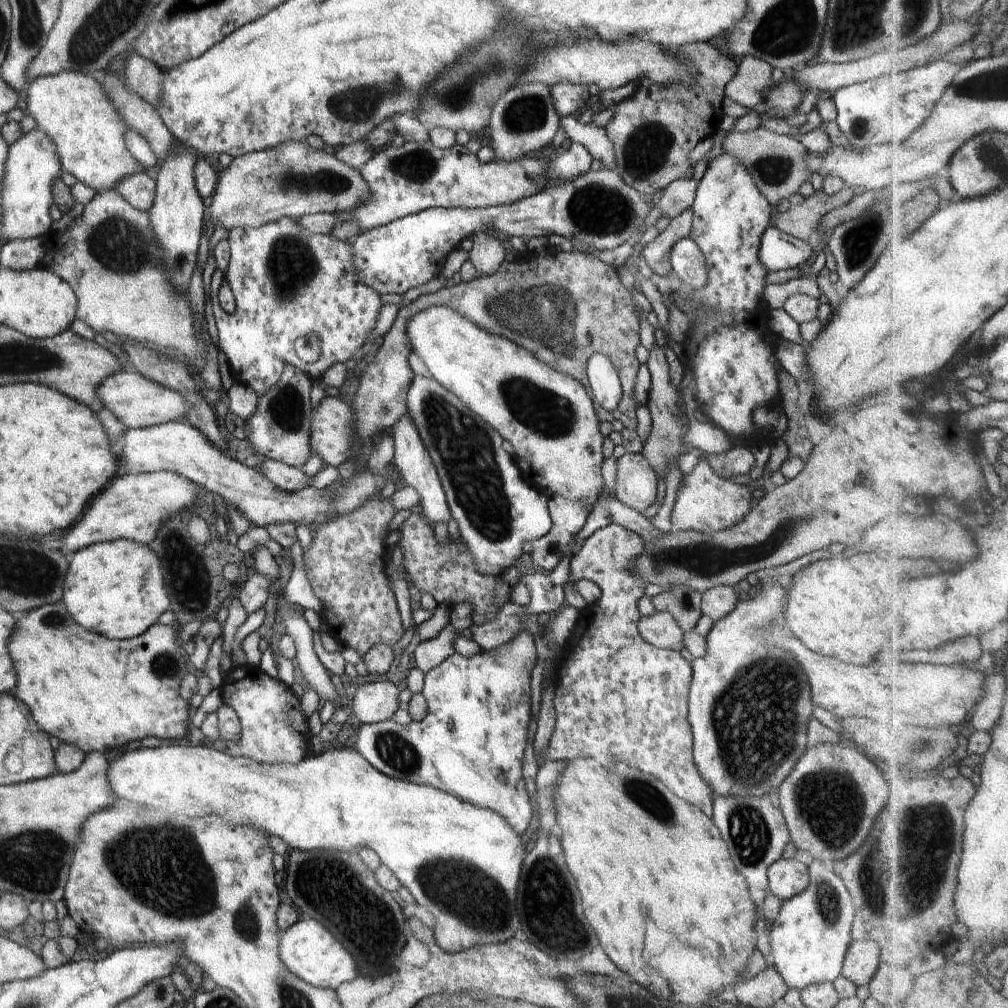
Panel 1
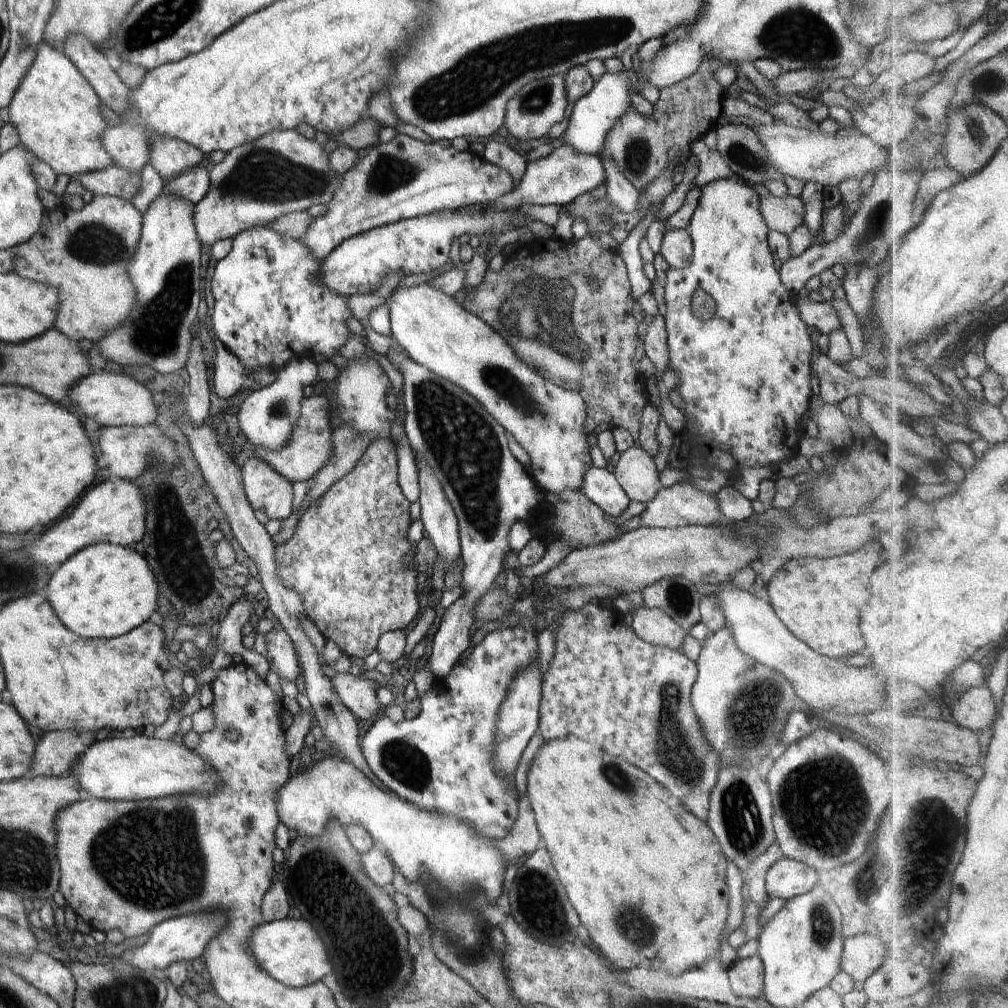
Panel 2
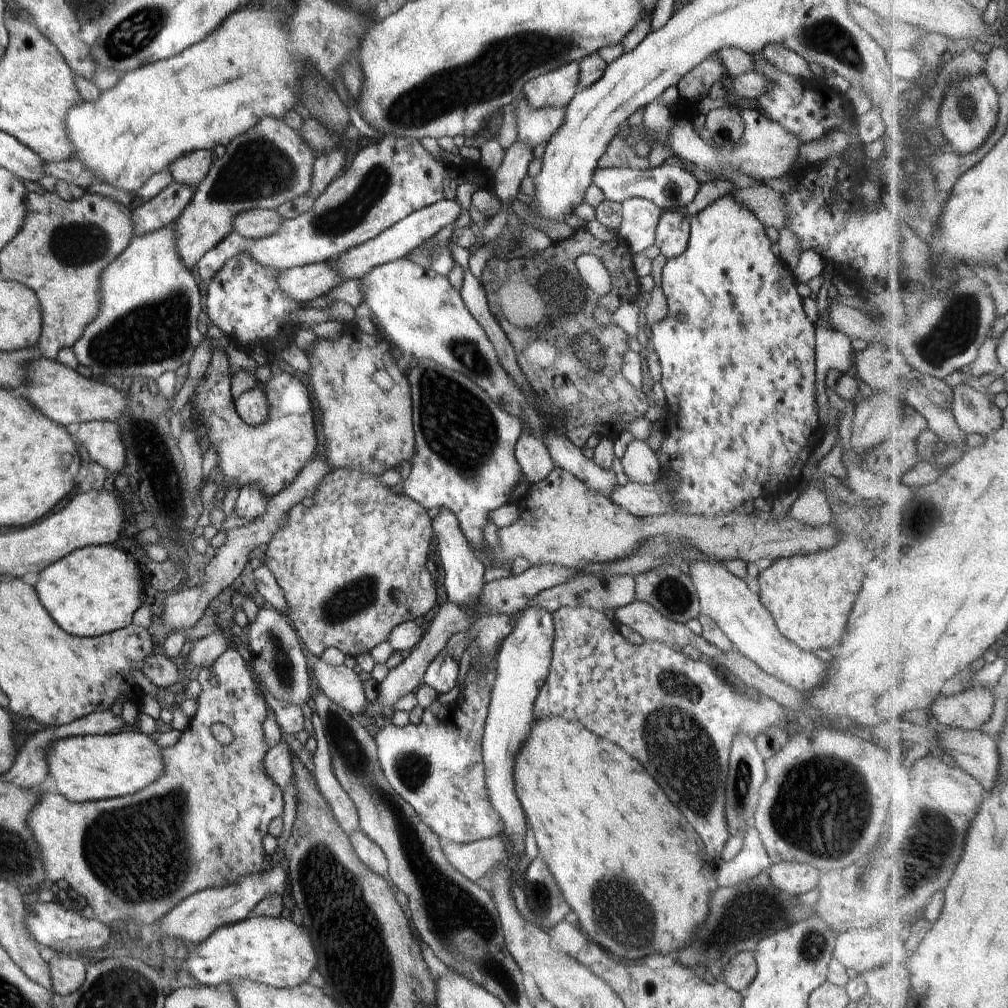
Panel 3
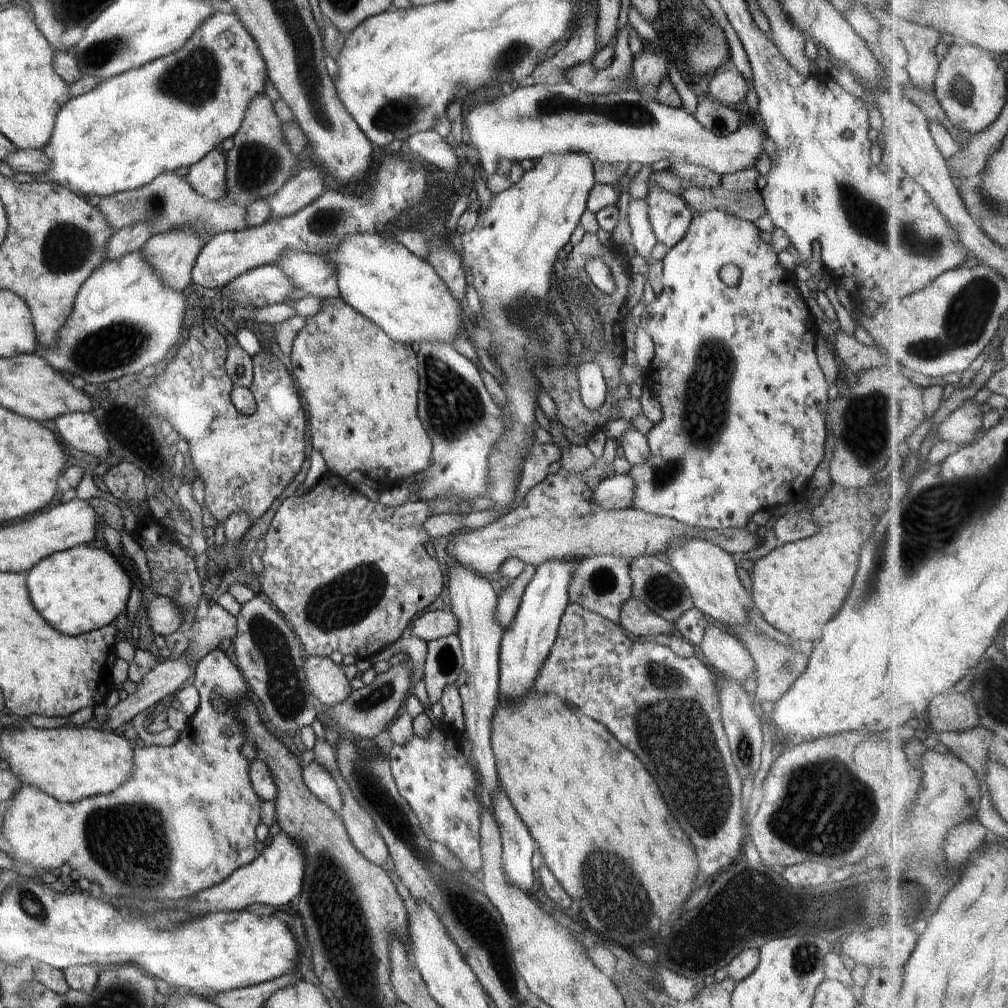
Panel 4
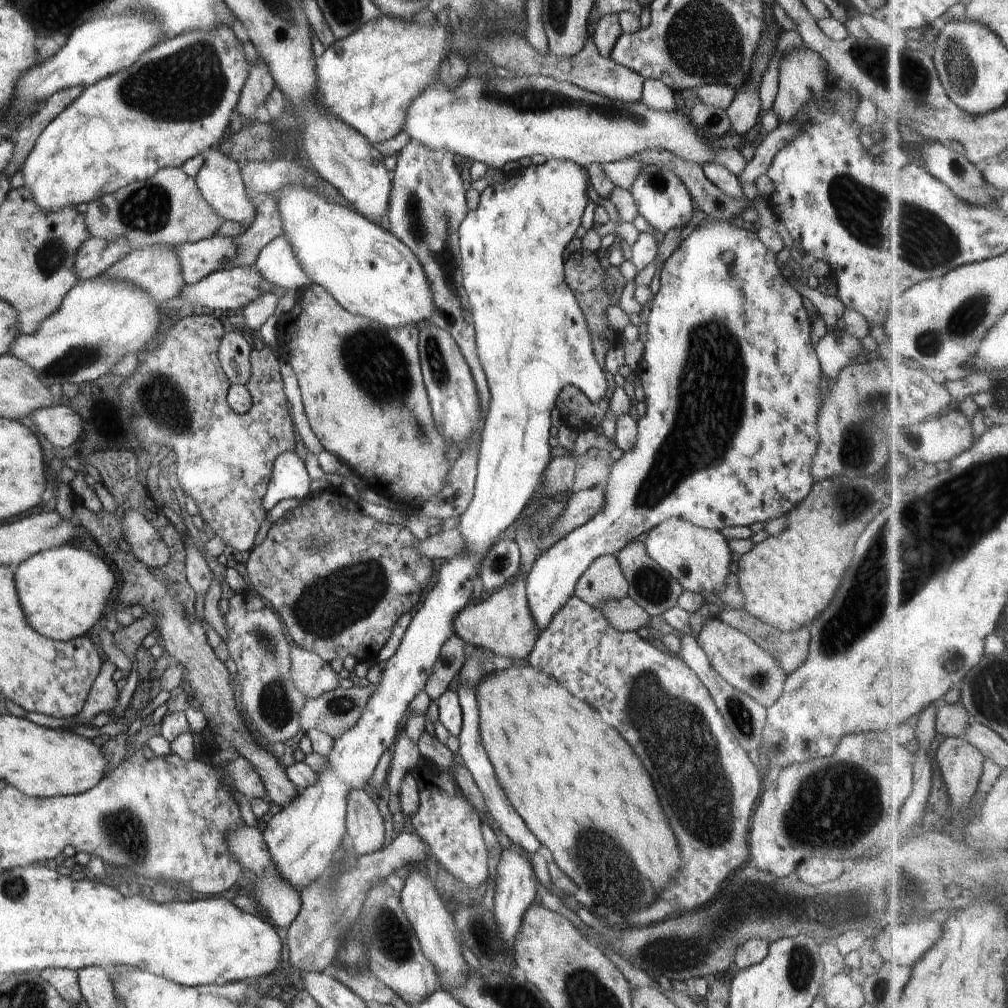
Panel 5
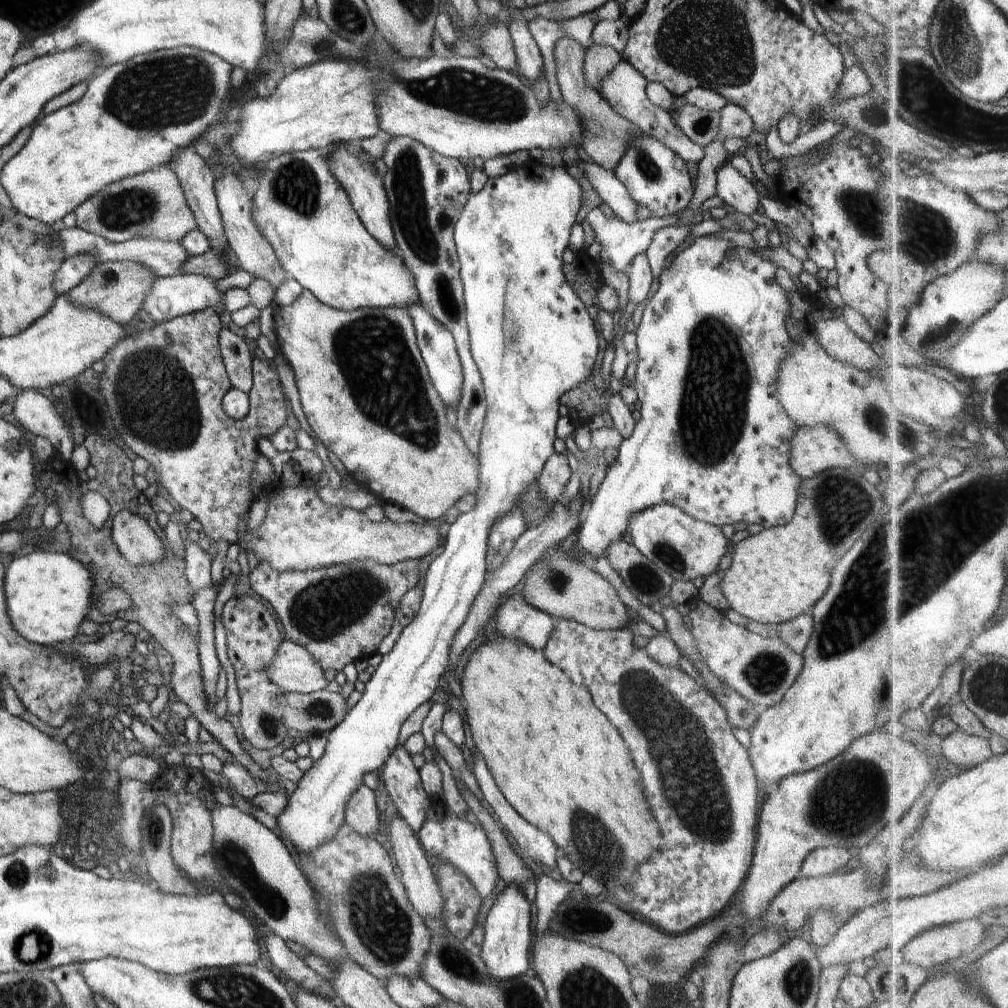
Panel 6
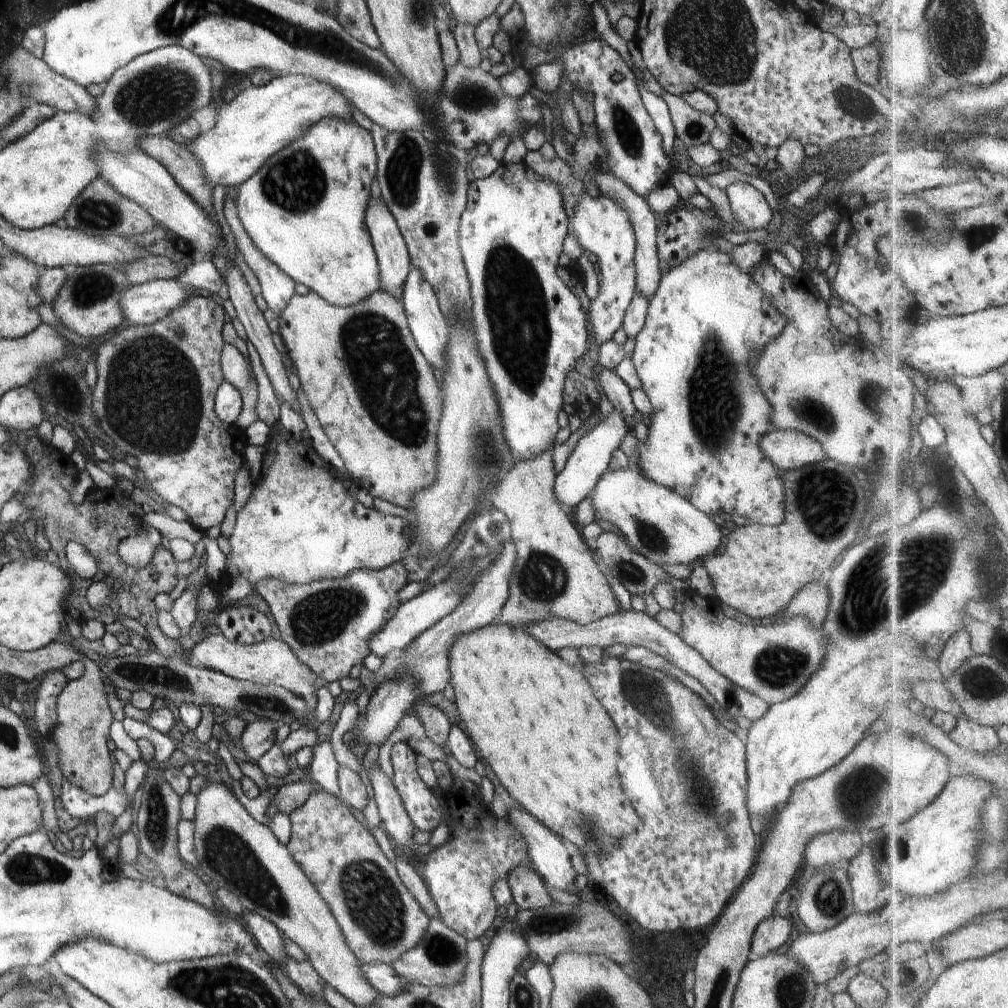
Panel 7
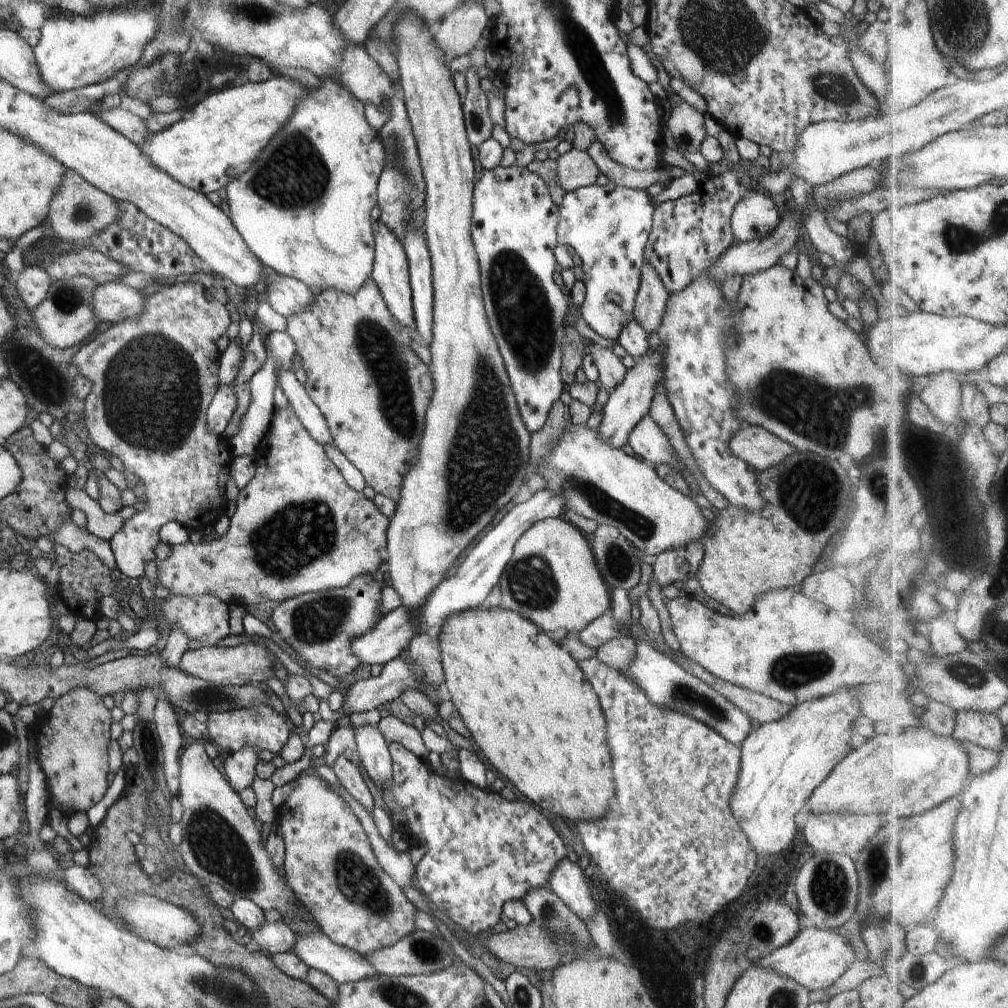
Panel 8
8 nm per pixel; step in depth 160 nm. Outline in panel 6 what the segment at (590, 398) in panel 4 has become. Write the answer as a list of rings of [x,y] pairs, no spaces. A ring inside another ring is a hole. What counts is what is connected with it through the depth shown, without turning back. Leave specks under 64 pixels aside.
[[[530,159],[524,166],[513,166],[501,177],[487,179],[481,191],[471,193],[470,198],[468,198],[466,204],[463,206],[460,218],[455,222],[453,239],[460,261],[471,355],[481,374],[487,400],[487,413],[485,414],[481,437],[479,438],[479,455],[477,456],[479,460],[479,485],[475,492],[476,504],[472,510],[469,510],[467,513],[462,513],[454,524],[449,527],[448,532],[444,534],[445,542],[441,549],[442,553],[433,559],[427,570],[418,613],[413,618],[412,622],[403,629],[391,652],[383,656],[375,672],[371,674],[371,678],[365,684],[365,689],[357,704],[347,712],[344,720],[342,720],[338,726],[335,726],[329,733],[325,734],[327,737],[327,745],[325,746],[324,754],[317,761],[313,762],[310,769],[303,773],[303,777],[293,786],[292,793],[287,798],[287,805],[280,814],[277,814],[276,826],[278,830],[290,840],[298,853],[309,853],[316,847],[334,838],[334,835],[345,822],[345,808],[348,799],[364,784],[362,780],[364,774],[375,772],[380,768],[380,766],[386,762],[386,759],[394,752],[394,749],[400,745],[399,732],[401,726],[414,710],[426,701],[433,701],[436,699],[439,694],[437,690],[438,681],[440,680],[440,676],[445,674],[445,670],[447,670],[450,649],[456,632],[458,632],[458,629],[466,622],[470,607],[486,580],[487,544],[491,528],[500,517],[517,510],[521,496],[525,490],[528,490],[530,485],[537,480],[539,474],[544,470],[546,462],[548,462],[548,459],[554,454],[553,444],[554,440],[557,438],[555,426],[559,418],[559,398],[566,391],[572,390],[576,385],[583,383],[593,372],[599,349],[598,333],[595,329],[592,317],[588,314],[585,302],[577,295],[577,292],[566,280],[565,274],[563,273],[564,263],[562,261],[562,253],[564,249],[569,246],[572,227],[577,223],[577,214],[582,204],[581,200],[582,189],[578,182],[576,182],[576,179],[572,178],[569,172],[566,172],[564,164],[551,166]]]

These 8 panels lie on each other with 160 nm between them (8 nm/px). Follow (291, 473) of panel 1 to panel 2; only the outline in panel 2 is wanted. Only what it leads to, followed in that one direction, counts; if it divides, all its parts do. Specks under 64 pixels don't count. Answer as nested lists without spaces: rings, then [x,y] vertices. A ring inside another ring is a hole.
[[[250,457],[241,468],[243,493],[254,510],[262,510],[270,519],[288,519],[292,513],[293,484],[260,458]]]

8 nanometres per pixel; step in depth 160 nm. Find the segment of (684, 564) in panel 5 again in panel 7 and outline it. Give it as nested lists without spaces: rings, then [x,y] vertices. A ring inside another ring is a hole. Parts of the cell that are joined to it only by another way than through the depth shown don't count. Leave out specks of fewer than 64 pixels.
[[[630,465],[624,470],[616,471],[609,468],[598,479],[588,497],[592,498],[594,512],[598,512],[606,521],[616,524],[624,541],[655,565],[692,565],[694,562],[701,561],[708,555],[715,553],[722,544],[720,528],[708,515],[692,506],[691,502],[673,490],[644,478],[637,466]]]

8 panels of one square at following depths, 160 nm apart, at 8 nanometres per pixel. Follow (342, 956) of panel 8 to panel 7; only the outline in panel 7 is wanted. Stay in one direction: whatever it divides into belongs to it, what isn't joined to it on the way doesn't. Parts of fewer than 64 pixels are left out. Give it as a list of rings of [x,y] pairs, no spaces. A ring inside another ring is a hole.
[[[361,963],[364,978],[377,990],[380,995],[397,997],[409,983],[402,975],[398,975],[392,965],[384,963]]]

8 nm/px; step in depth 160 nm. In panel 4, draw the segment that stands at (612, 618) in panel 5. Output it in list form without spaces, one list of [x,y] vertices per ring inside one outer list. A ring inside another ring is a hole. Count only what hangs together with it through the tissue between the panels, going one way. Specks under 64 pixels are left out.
[[[632,597],[620,609],[619,624],[636,636],[651,639],[657,634],[671,637],[674,625],[656,614],[645,602]]]

